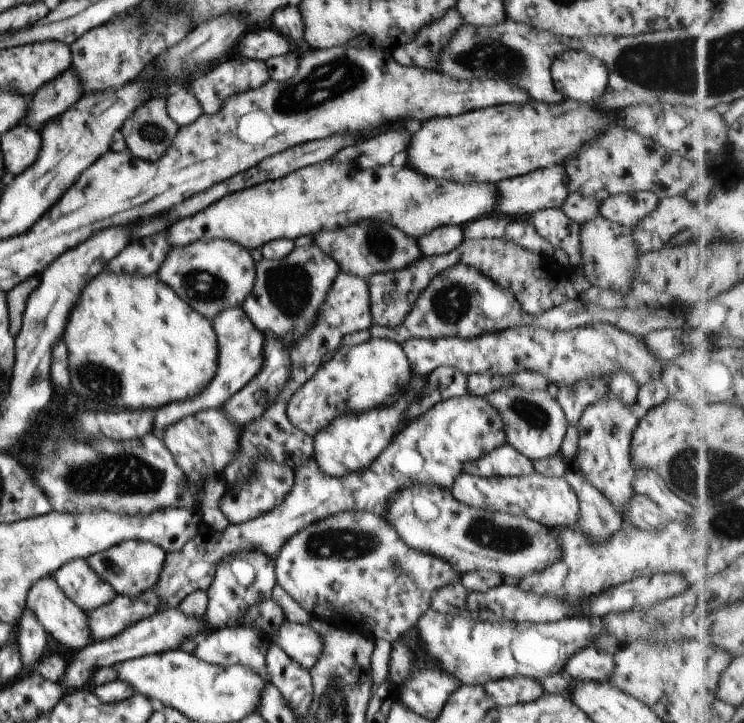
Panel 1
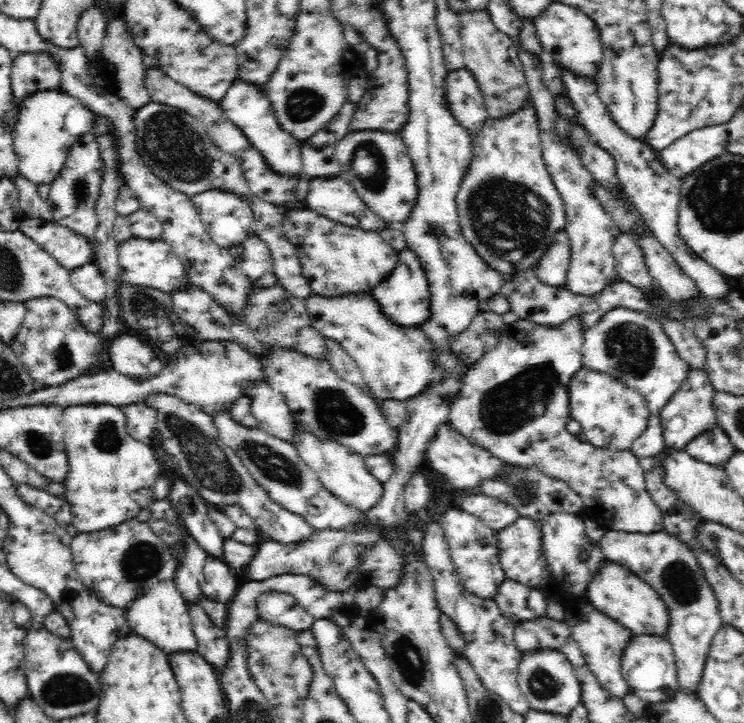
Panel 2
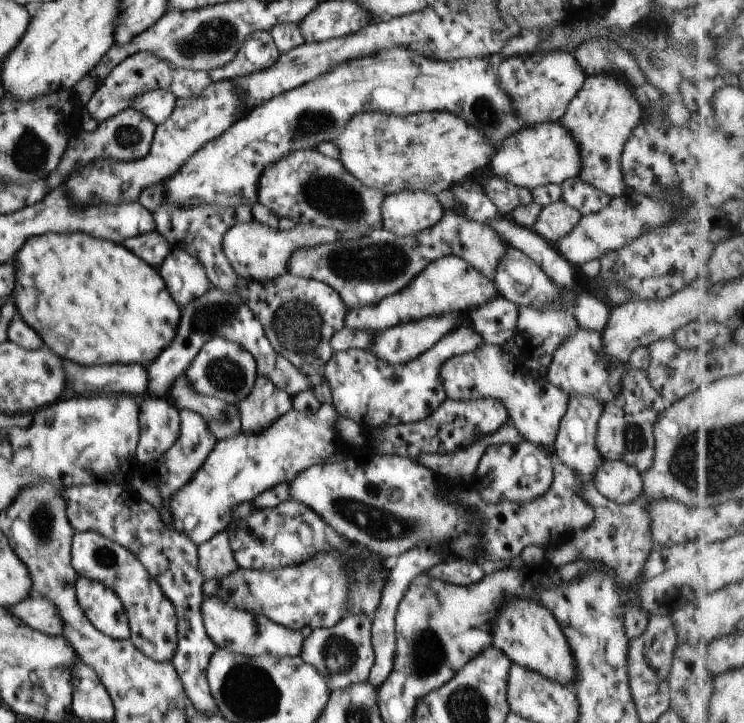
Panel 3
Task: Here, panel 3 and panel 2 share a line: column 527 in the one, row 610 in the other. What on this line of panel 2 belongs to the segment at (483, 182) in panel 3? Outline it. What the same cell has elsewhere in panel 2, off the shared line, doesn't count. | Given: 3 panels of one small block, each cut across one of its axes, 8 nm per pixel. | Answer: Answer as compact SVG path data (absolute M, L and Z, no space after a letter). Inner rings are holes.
M199 604L188 607L197 642L196 650L220 673L230 660L230 645L226 631L213 625Z

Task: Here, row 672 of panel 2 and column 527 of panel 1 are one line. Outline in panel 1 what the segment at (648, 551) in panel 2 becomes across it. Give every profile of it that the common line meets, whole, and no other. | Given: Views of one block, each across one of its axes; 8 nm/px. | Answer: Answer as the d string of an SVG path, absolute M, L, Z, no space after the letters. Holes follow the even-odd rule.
M522 676L490 680L482 684L482 689L500 707L525 704L543 694L538 681Z

